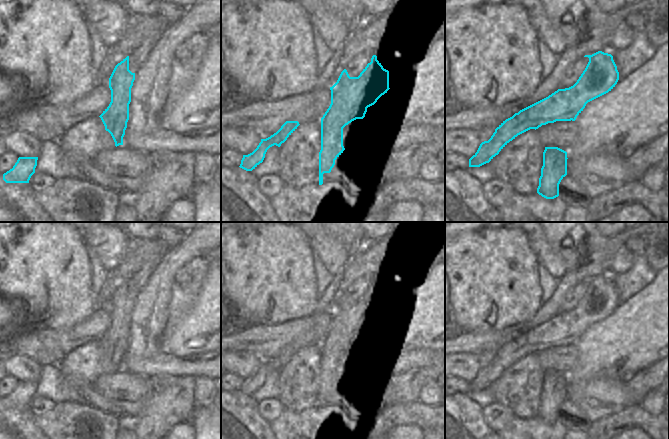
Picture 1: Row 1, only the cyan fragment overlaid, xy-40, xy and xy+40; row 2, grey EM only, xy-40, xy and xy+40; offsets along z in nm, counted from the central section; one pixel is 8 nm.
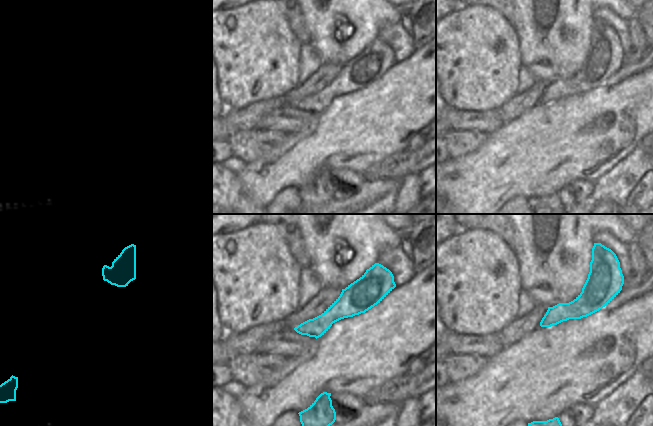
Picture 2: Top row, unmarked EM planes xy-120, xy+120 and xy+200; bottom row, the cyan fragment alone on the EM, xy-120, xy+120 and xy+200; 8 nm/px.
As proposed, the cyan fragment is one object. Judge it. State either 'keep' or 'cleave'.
cleave

